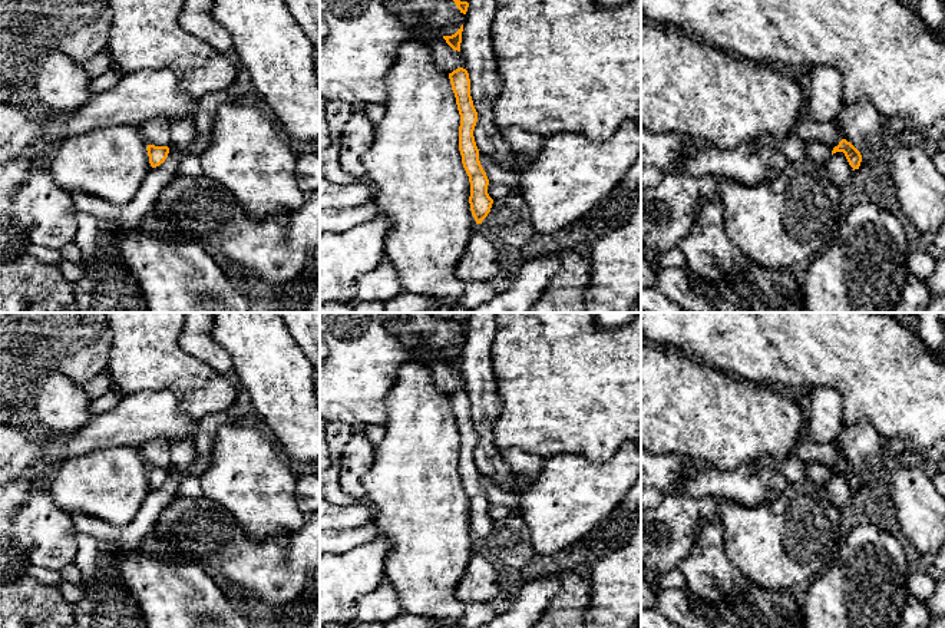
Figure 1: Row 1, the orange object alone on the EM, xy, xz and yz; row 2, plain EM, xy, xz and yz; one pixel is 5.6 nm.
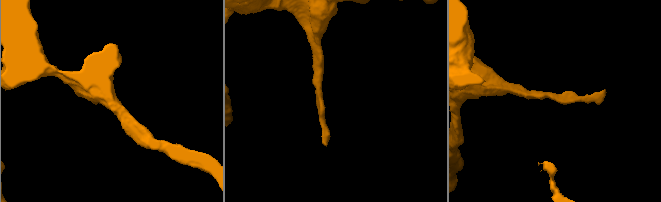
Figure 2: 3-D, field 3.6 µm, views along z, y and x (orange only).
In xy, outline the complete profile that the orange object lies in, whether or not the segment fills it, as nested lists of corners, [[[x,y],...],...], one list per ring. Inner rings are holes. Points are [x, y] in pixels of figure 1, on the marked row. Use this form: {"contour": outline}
{"contour": [[[148,145],[146,151],[148,151],[149,163],[152,168],[156,168],[161,163],[163,163],[169,153],[168,146]]]}

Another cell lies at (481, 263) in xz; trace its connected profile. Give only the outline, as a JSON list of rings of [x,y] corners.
[[[478,225],[456,267],[456,275],[463,282],[489,282],[502,272],[502,262],[495,241]]]

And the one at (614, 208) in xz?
[[[641,153],[637,161],[627,171],[624,179],[618,186],[607,196],[604,204],[599,204],[589,214],[589,225],[592,229],[598,229],[604,225],[619,222],[625,218],[625,214],[631,202],[637,198],[635,192],[641,188]]]

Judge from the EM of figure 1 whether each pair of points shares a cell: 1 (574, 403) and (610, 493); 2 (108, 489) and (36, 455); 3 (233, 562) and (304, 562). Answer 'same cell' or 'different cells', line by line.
1: different cells
2: different cells
3: same cell

